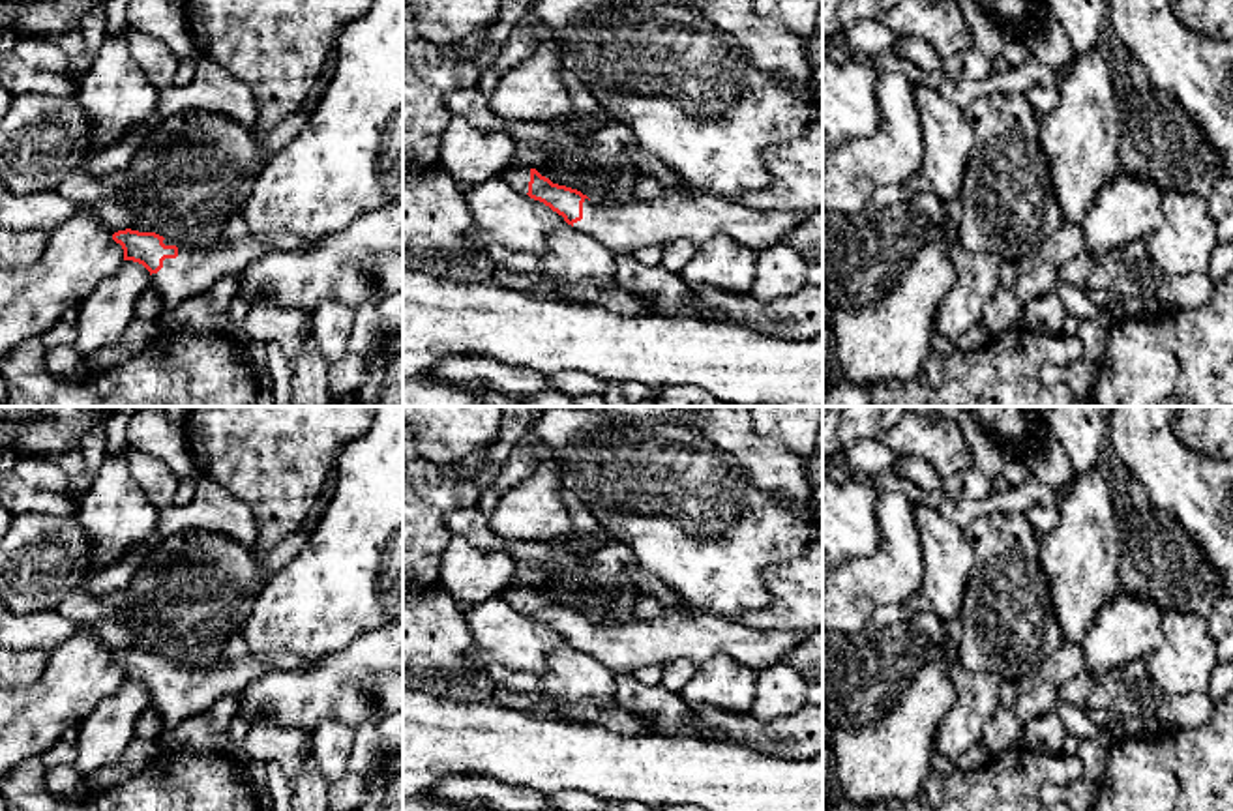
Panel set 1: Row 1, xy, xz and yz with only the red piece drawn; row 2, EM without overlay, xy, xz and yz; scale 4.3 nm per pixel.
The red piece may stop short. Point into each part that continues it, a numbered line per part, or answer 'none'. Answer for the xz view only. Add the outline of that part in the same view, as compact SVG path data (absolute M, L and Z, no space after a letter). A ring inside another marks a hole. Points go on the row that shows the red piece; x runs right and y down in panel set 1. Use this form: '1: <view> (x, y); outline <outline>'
1: xz (518, 178); outline M508 169L502 174L504 182L508 182L513 189L527 195L528 193L528 182L530 182L530 169Z
2: xz (626, 227); outline M669 191L660 199L635 199L626 204L596 204L585 199L583 219L573 227L592 234L613 253L624 255L676 240L690 240L701 247L716 236L727 236L735 243L757 251L783 243L810 214L763 212L712 195L690 199Z

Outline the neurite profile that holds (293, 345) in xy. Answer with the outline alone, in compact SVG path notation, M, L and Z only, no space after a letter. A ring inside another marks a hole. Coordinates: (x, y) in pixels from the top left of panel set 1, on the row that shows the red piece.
M257 300L249 303L247 318L232 339L244 350L253 343L275 341L290 363L309 343L304 330L307 320L309 315L305 311L285 309L266 300Z

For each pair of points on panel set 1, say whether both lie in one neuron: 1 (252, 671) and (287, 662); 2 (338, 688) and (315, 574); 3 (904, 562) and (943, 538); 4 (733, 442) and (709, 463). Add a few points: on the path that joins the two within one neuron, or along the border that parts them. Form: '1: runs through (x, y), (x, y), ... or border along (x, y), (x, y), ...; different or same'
1: runs through (261, 663), (278, 662); same
2: border along (370, 630), (315, 665); different
3: border along (913, 508), (922, 560), (922, 585), (915, 594); different
4: border along (690, 426), (724, 448), (754, 482); different

